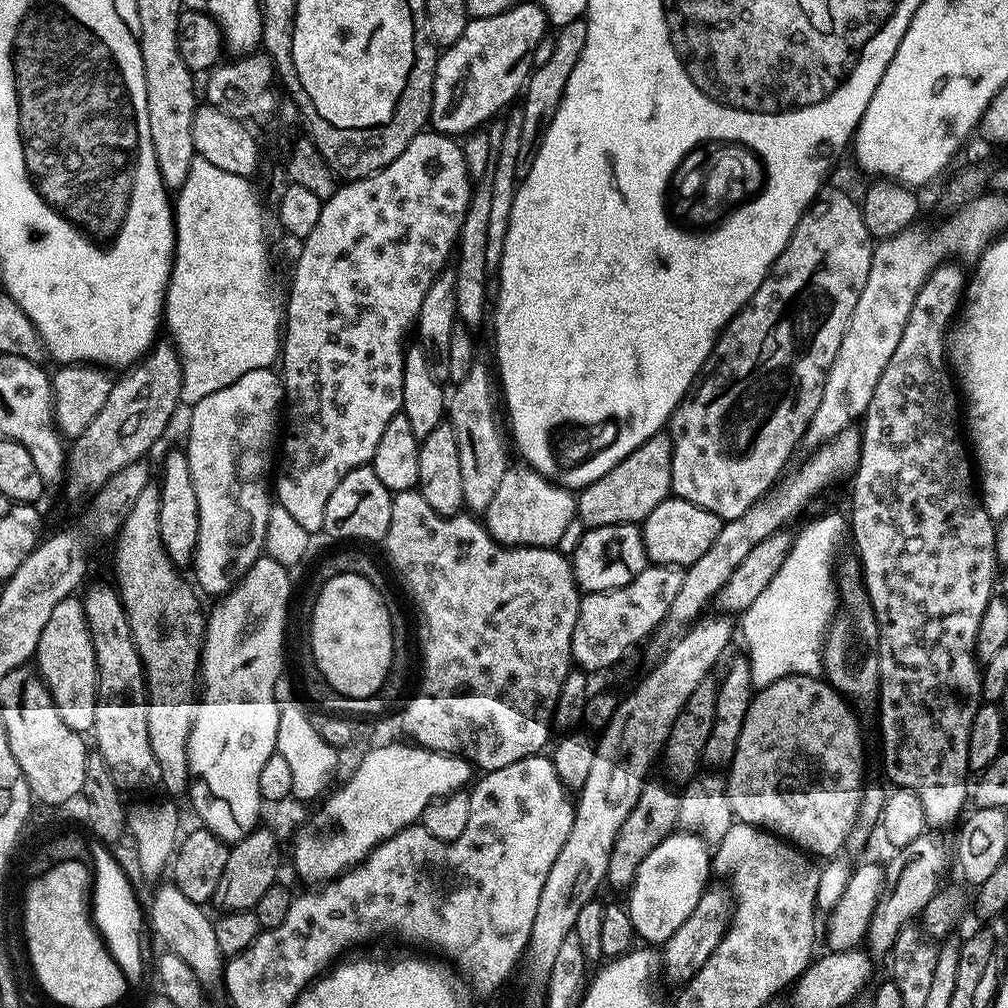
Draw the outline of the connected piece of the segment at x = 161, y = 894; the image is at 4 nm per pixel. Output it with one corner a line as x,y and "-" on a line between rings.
174,882
167,883
155,892
150,910
148,906
149,921
151,918
155,932
166,944
164,946
190,966
197,975
198,982
203,986
219,985
224,975
226,958
222,950
218,950
218,938
215,937
213,919
208,918
204,912
206,910
201,905
186,898

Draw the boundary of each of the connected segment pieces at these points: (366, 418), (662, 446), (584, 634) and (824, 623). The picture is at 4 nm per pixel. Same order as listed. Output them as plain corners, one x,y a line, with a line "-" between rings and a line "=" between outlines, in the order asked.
435,130
418,132
408,143
406,150
394,158
382,170
373,176
364,176
360,180
341,183
330,199
324,201
322,214
314,230
299,245
300,257
296,260
296,273
292,276
292,289
286,292
286,323
282,328
282,379
284,381
284,404
286,405
286,423
282,428
282,443
278,448
278,463
274,468
274,500
277,505
311,534
324,532
326,522
326,502
334,494
338,482
350,474
350,470
371,465
374,450
378,450
378,441
386,431
390,418
401,415
402,406
402,370
404,369
404,350
410,336
410,329
415,325
416,315
437,276
445,271
444,263
449,263
460,239
460,227
468,204
472,201
474,183
467,174
463,150
451,136
=
661,430
638,446
625,460
618,462
602,478
579,489
576,496
576,515
585,529
611,524
635,524
647,520
648,515
662,501
669,499
672,491
672,438
=
649,563
642,574
638,574
626,586
615,588
609,592
590,592
580,597
580,613
578,622
574,622
574,638
572,639
572,659
583,671
595,674
599,668
612,668
635,644
649,639
657,626
664,621
670,610
670,602
674,602
685,569
678,564
=
832,512
813,524
803,525
799,532
804,535
804,540
798,540
800,548
796,548
796,552
790,550
792,560
786,560
788,568
774,574
770,586
766,586
766,590
758,594
755,602
750,602
750,606
738,620
739,631
740,628
744,631
744,644
748,647
746,657
752,665
752,682
757,689
770,686
787,676
816,676
824,663
824,643
838,611
836,584
832,581
832,555
849,535
849,521

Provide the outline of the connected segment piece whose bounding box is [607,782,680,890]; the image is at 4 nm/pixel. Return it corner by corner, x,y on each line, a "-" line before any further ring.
645,783
642,794
638,794
638,802
634,802
634,810
630,810
630,818
622,822
622,830
618,830
618,838
614,838
614,850
610,850
610,866
608,867
609,885
616,888
631,889
634,878
638,874
638,866
646,862
646,854
658,846
667,836
677,831
680,819
678,806
680,796
667,788
669,785

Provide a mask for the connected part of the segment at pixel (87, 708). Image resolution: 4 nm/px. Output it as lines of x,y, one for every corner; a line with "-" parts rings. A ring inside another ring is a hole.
71,595
54,606
46,621
46,630
42,630
42,638
38,638
34,667
50,690
56,709
62,714
62,722
75,732
91,733
96,705
96,659
83,599

